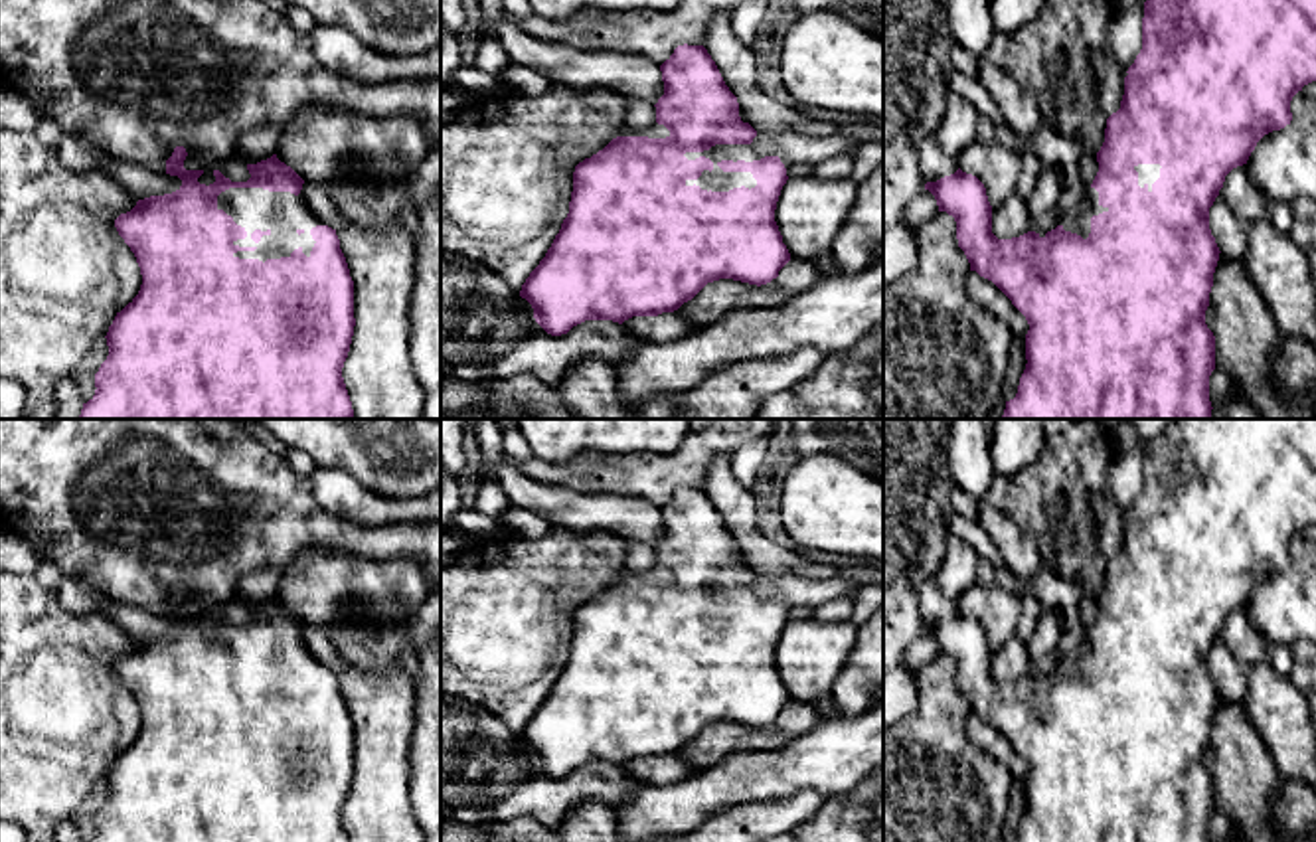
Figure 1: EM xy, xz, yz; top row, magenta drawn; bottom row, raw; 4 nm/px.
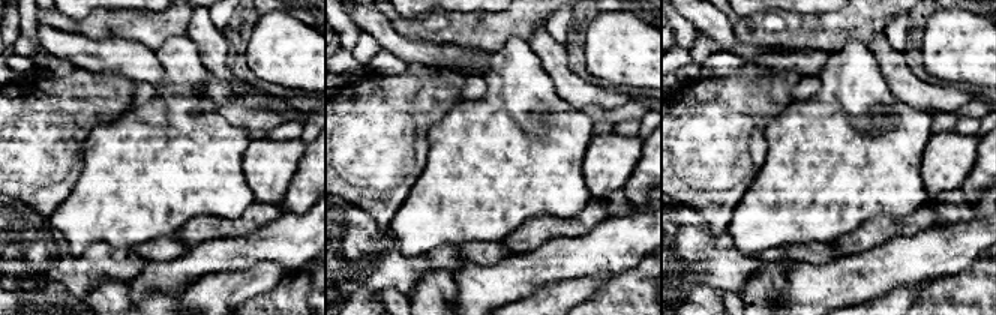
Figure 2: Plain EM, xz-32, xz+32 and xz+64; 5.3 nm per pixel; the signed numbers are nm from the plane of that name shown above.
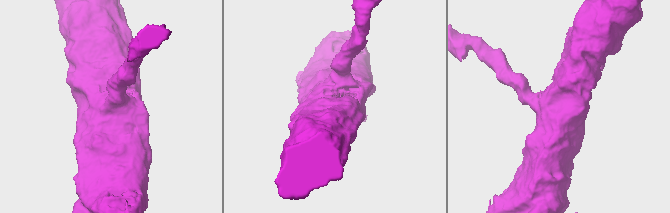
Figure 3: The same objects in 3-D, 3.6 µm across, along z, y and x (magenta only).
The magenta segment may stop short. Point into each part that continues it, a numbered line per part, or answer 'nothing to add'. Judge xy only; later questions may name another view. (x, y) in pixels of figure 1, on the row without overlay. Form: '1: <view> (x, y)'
1: xy (253, 651)

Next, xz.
1: xz (716, 623)

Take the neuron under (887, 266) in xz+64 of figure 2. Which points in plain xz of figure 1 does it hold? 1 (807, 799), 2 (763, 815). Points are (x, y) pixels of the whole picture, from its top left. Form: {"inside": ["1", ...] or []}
{"inside": []}

